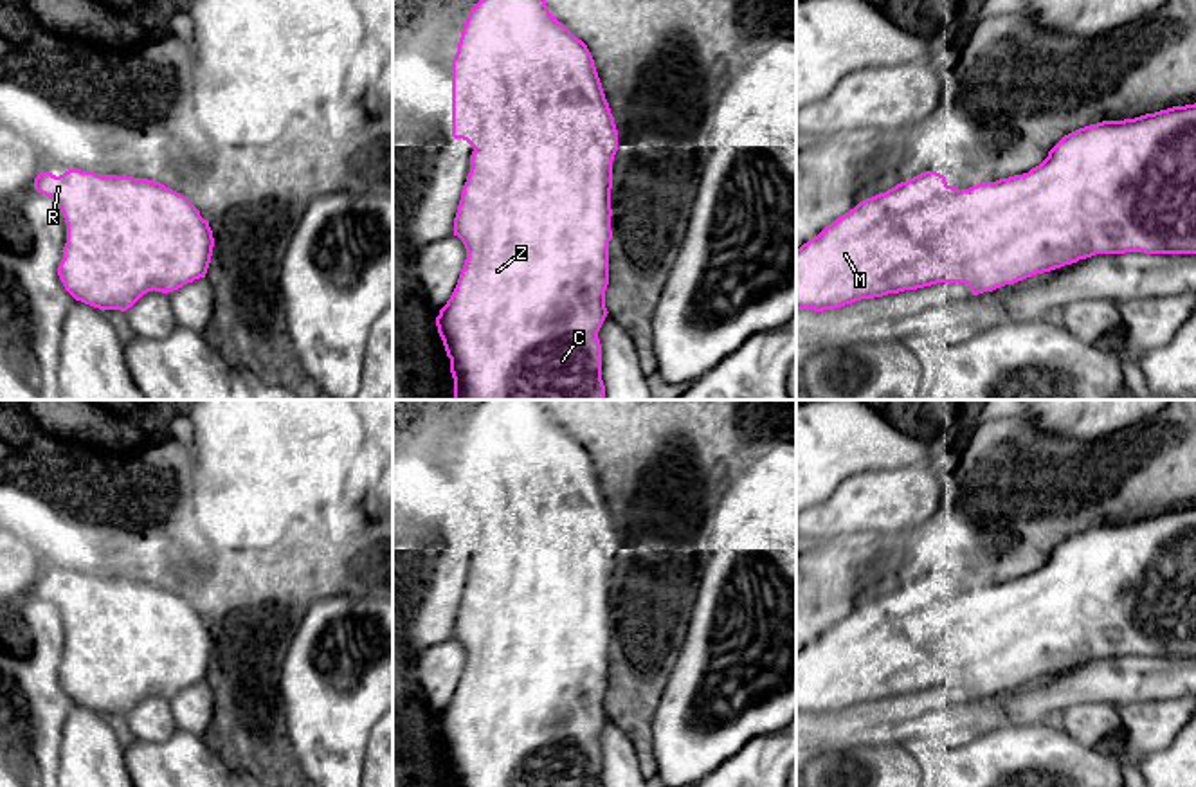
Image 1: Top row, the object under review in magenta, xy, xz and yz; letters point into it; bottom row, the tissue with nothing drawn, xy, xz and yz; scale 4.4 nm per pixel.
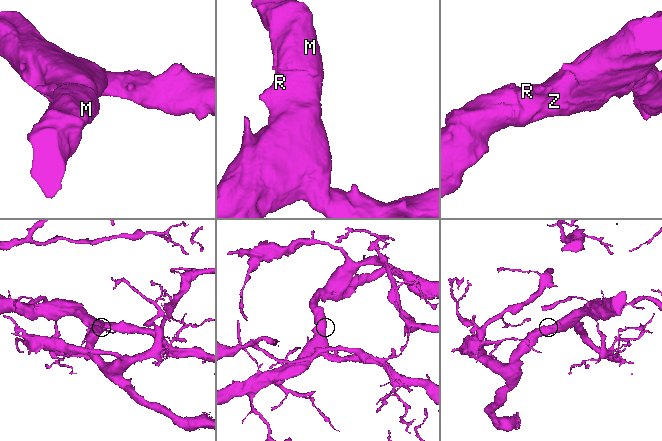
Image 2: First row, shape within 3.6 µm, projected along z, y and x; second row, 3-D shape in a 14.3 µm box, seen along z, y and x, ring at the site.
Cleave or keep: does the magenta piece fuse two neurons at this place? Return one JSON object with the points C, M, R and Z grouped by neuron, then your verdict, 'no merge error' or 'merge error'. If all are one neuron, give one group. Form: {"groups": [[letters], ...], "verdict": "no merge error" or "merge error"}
{"groups": [["C", "M", "R", "Z"]], "verdict": "no merge error"}

